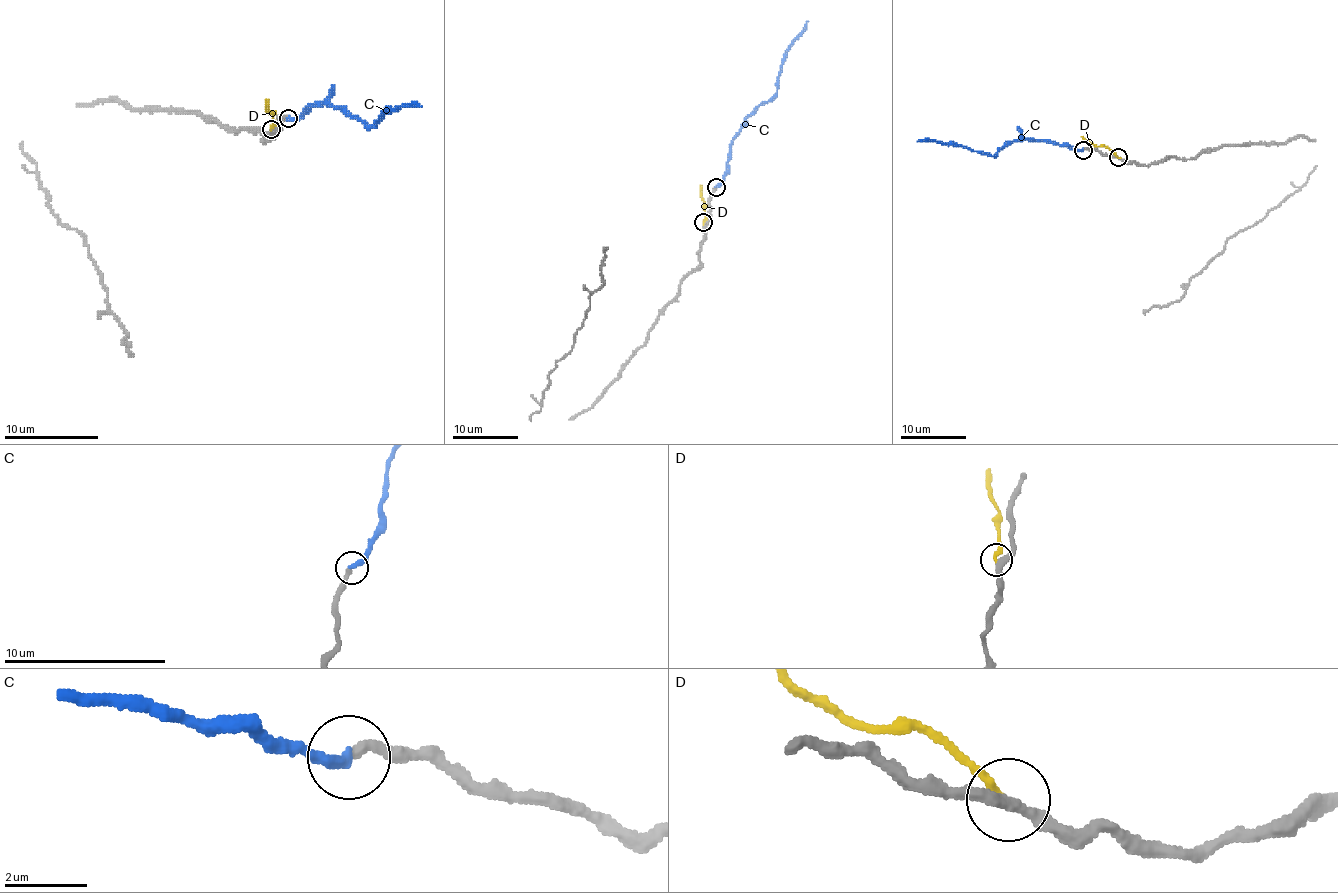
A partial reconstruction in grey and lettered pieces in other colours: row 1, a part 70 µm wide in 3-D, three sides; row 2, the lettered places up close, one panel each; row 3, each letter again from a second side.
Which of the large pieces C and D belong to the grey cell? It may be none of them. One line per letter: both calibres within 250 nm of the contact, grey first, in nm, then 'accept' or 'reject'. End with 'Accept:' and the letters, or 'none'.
C: 260 nm thick on the grey side, 320 nm on the other; accept
D: 280 nm thick on the grey side, 220 nm on the other; reject
Accept: C

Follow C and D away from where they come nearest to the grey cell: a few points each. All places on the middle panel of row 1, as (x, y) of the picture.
C: (716, 186), (726, 170), (729, 144), (741, 124), (777, 91), (785, 50), (808, 21)
D: (703, 223), (705, 201), (700, 185)

